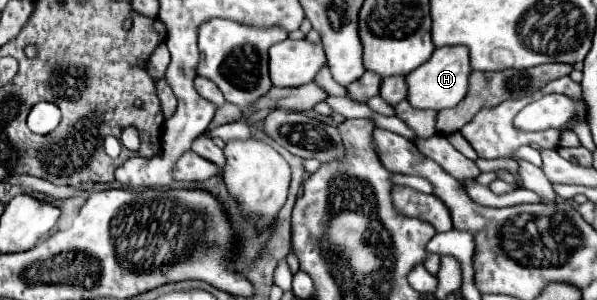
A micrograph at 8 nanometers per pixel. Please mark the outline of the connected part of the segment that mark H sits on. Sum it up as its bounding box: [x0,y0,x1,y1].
[407,47,469,111]

